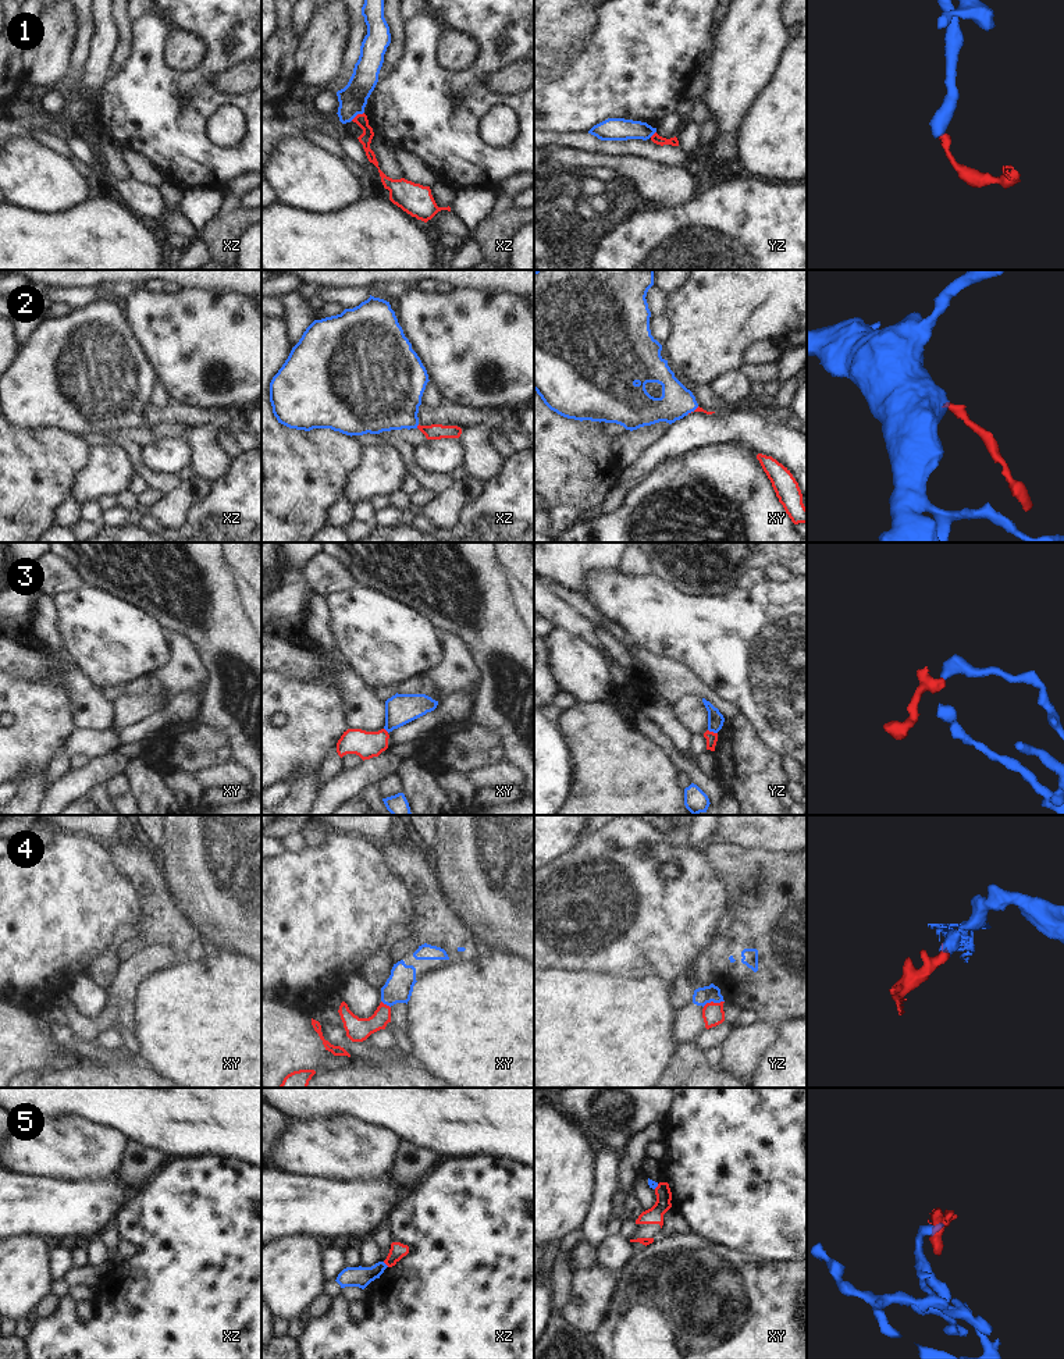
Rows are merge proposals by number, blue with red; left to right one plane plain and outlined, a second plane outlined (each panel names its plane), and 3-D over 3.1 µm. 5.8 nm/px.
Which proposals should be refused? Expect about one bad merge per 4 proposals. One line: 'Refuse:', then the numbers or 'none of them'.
Refuse: 1, 3, 5

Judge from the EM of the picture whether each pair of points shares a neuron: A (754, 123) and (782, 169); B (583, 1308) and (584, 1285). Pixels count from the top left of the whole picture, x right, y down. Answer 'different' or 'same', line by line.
A: same
B: same

